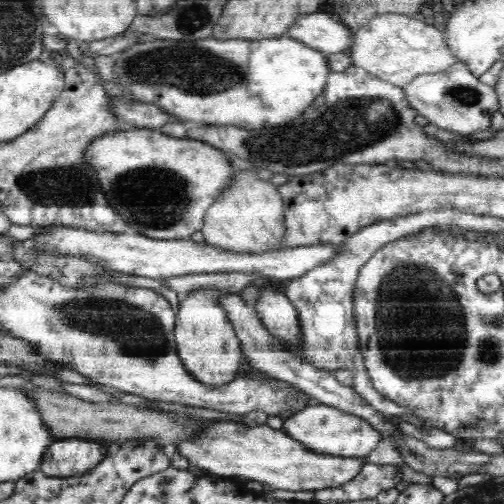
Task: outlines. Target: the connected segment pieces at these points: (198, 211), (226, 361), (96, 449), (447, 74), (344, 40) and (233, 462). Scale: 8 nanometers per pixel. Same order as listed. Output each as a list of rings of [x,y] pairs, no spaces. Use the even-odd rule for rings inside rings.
[[[123,127],[98,135],[84,150],[83,160],[100,180],[108,204],[127,222],[137,224],[134,234],[158,240],[187,240],[201,230],[204,214],[232,175],[226,152],[208,143],[166,136],[159,129]]]
[[[220,288],[198,289],[181,297],[175,314],[175,343],[185,369],[207,388],[226,388],[236,380],[242,356],[240,341],[230,324],[221,297],[226,290]]]
[[[83,438],[54,440],[44,452],[39,469],[51,477],[78,476],[92,470],[110,452],[111,445]]]
[[[462,61],[452,64],[448,70],[417,75],[401,88],[401,92],[416,113],[425,116],[428,122],[472,138],[490,133],[492,116],[499,110],[499,95],[494,88],[476,78]]]
[[[314,12],[302,16],[288,27],[286,37],[294,38],[325,55],[346,52],[354,43],[348,26],[336,21],[330,13]]]
[[[204,418],[200,423],[204,425],[204,432],[200,432],[194,440],[178,442],[178,450],[190,460],[192,466],[204,468],[206,472],[212,472],[212,476],[244,476],[244,481],[257,480],[274,489],[312,492],[350,482],[367,464],[366,461],[362,462],[366,456],[334,457],[309,452],[288,433],[272,429],[267,424],[248,428],[243,423]]]

